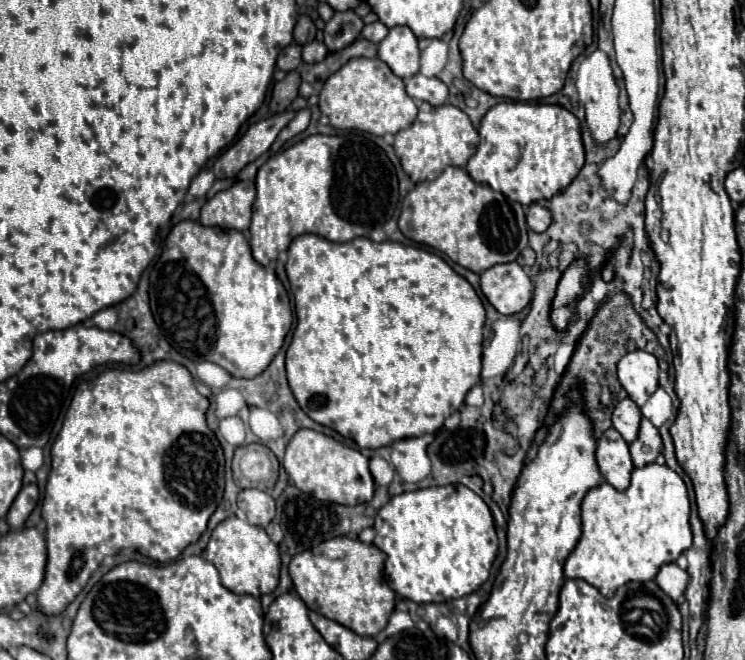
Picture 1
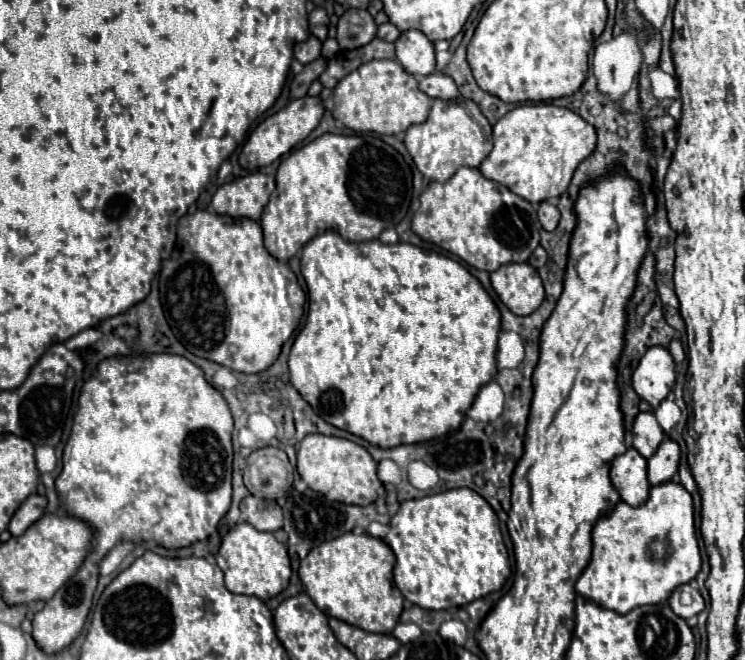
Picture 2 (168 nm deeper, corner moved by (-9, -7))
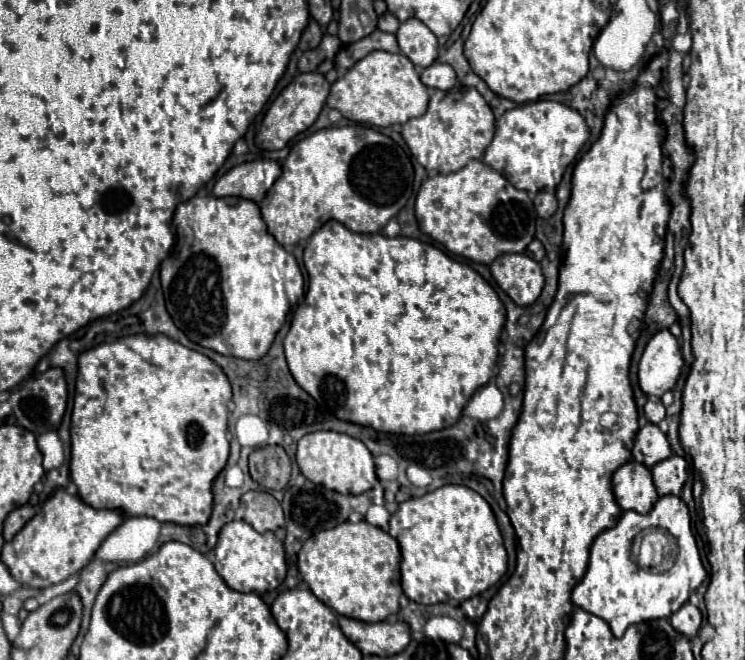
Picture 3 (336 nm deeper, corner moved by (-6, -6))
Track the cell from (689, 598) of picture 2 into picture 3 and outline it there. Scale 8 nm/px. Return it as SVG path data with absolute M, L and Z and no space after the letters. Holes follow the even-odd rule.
M685 602L675 614L671 614L669 620L675 626L675 630L679 630L681 634L687 634L687 638L691 638L697 634L699 626L701 626L701 612L691 602Z

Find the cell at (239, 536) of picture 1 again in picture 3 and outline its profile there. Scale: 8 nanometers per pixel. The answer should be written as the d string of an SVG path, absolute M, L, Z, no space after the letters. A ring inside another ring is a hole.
M233 520L219 532L219 542L215 546L215 570L221 574L225 584L237 592L263 594L275 590L287 574L283 542L277 540L273 532L259 534L247 522Z

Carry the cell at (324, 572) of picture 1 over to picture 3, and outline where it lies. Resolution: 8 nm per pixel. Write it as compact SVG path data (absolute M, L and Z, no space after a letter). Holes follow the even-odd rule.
M365 520L351 524L343 522L331 530L323 530L311 536L299 552L299 574L307 582L309 590L337 614L355 618L361 622L383 622L400 609L401 586L399 586L399 546L397 542L381 528L367 524Z

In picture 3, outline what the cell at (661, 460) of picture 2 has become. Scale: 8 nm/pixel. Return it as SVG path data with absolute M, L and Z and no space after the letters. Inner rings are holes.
M669 456L651 466L657 494L679 494L687 480L687 462L681 456Z

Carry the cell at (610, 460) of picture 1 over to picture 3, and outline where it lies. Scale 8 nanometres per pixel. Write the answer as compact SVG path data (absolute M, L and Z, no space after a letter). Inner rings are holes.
M629 460L615 470L613 492L623 510L635 510L641 514L651 510L655 498L659 498L651 482L651 470L635 460Z

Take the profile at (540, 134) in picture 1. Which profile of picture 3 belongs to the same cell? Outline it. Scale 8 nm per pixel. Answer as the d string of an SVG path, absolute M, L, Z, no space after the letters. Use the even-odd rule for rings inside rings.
M537 100L507 110L507 114L495 122L495 138L487 146L483 162L503 174L517 190L531 194L555 190L587 138L589 128L577 110L559 102Z

